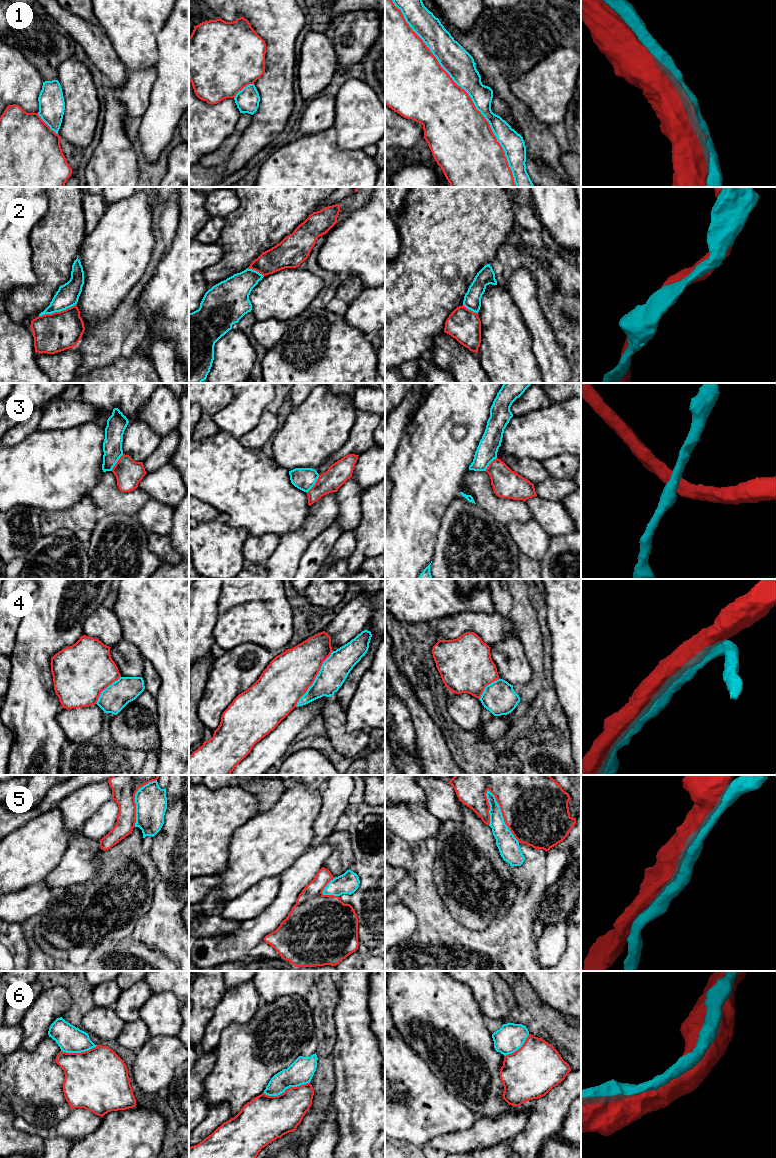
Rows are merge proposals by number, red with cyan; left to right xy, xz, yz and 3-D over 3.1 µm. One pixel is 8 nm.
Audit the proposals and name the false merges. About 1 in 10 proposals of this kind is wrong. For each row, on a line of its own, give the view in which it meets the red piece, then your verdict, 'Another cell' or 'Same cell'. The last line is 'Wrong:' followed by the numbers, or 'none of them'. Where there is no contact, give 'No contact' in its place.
1: Touches red in yz. Same cell
2: Touches red in xy. Same cell
3: Touches red in xz. Another cell
4: Touches red in xz. Same cell
5: Touches red in yz. Another cell
6: Touches red in xz. Same cell
Wrong: 3, 5

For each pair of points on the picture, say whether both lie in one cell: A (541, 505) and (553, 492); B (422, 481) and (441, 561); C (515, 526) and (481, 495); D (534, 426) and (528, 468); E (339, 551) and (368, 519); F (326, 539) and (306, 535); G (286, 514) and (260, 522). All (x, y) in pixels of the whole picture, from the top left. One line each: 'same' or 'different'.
A: different
B: different
C: different
D: different
E: same
F: different
G: same

